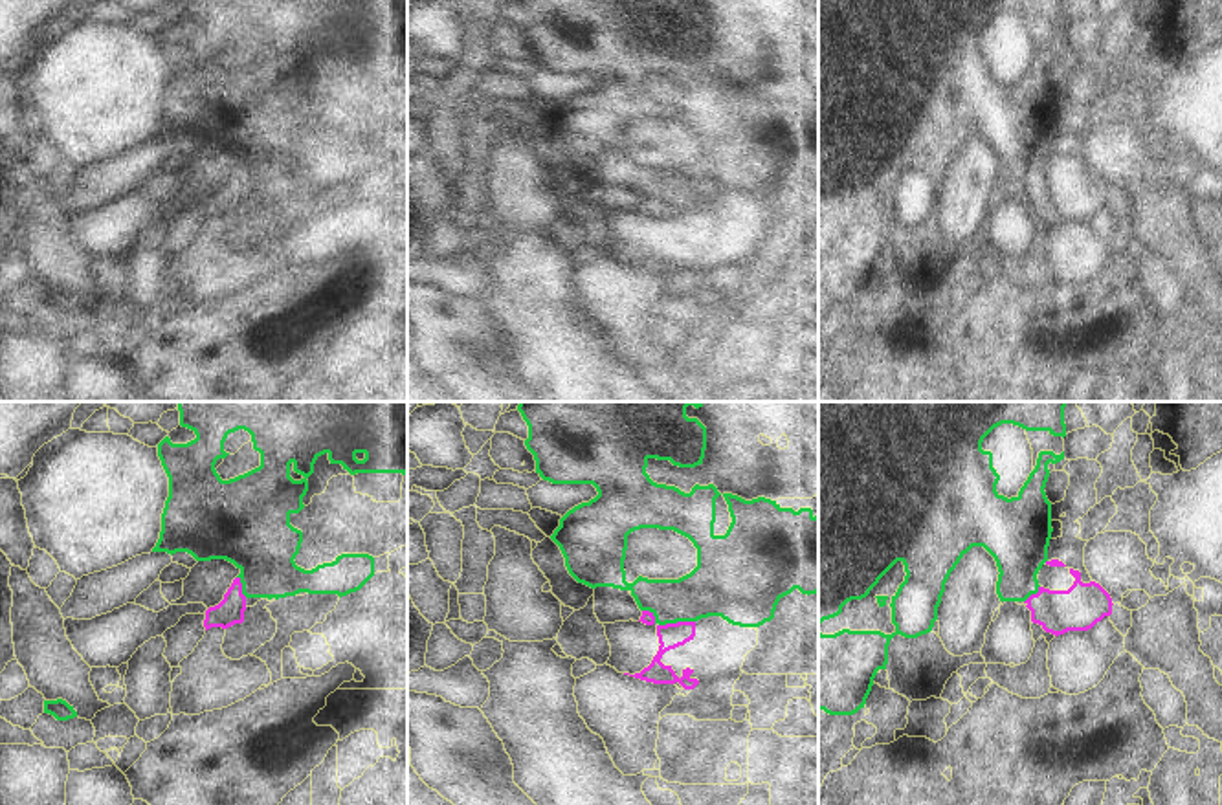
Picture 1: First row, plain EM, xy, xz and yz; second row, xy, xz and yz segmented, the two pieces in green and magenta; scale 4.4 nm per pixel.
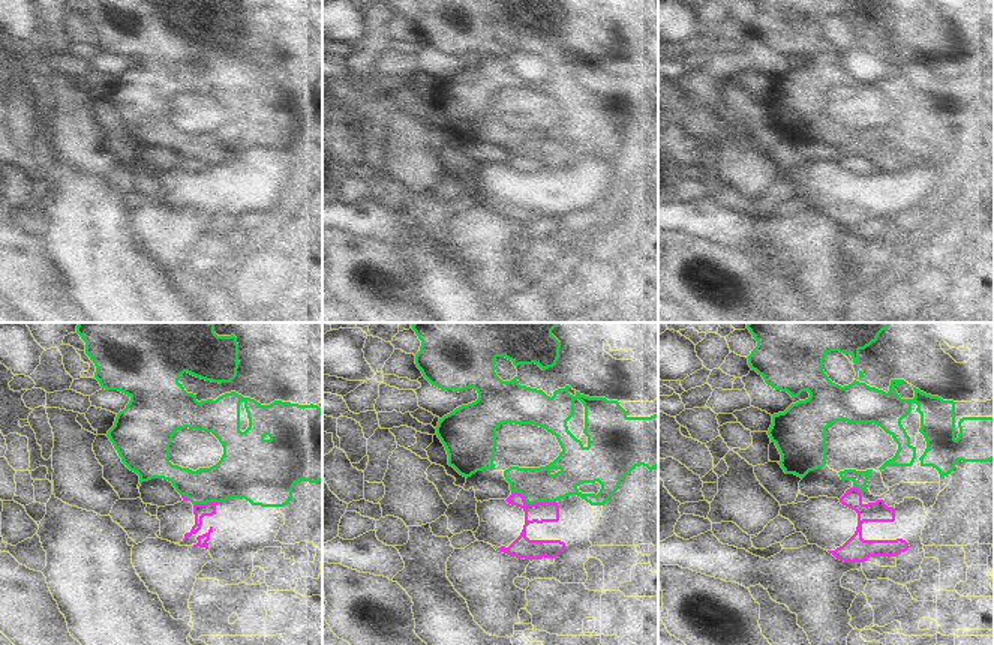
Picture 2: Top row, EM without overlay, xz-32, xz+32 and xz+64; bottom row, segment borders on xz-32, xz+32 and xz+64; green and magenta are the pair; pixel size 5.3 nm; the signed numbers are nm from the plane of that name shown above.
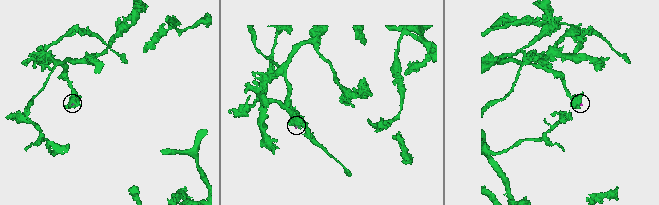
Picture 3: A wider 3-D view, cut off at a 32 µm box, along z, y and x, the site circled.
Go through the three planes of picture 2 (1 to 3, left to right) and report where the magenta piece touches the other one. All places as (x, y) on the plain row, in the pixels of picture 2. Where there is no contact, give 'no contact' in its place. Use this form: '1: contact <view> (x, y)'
1: contact xz-32 (206, 167)
2: contact xz+32 (532, 167)
3: contact xz+64 (858, 152)

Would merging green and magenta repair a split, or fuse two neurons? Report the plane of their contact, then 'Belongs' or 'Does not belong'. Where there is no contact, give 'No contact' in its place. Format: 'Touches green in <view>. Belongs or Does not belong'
Touches green in xz. Does not belong

